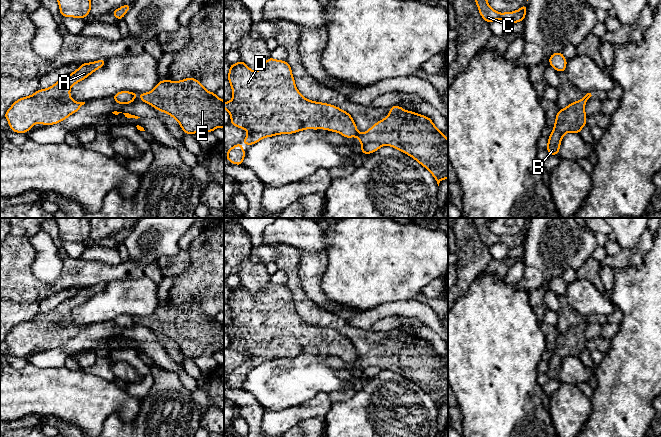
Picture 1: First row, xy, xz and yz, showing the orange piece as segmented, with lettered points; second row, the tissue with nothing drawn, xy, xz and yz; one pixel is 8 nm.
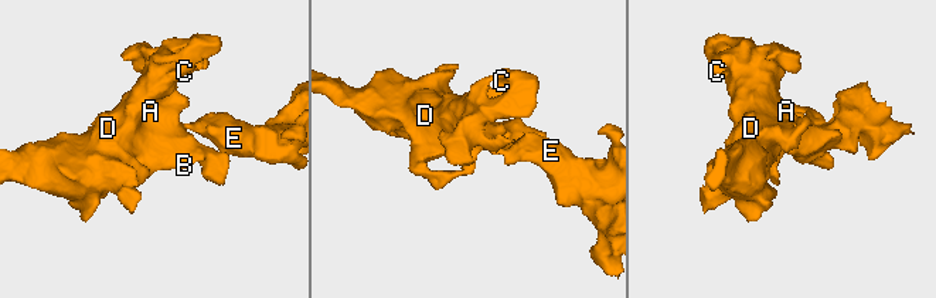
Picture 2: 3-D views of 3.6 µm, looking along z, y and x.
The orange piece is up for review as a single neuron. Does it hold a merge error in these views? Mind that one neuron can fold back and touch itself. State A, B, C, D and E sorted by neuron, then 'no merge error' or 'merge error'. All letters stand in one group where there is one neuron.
A B C D / E | merge error

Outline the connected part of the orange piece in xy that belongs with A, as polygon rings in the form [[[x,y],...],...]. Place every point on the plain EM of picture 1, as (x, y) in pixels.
[[[106,283],[83,287],[75,296],[59,303],[53,310],[15,325],[4,339],[10,353],[17,357],[27,357],[37,347],[53,349],[77,336],[85,326],[75,326],[70,321],[71,311],[105,287]]]

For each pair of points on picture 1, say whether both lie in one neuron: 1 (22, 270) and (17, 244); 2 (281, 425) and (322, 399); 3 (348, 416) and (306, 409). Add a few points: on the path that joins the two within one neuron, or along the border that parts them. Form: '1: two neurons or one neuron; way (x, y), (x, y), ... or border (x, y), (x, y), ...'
1: one neuron; way (17, 264), (17, 250)
2: one neuron; way (291, 416), (312, 408)
3: two neurons; border (332, 403), (329, 411), (324, 416)

